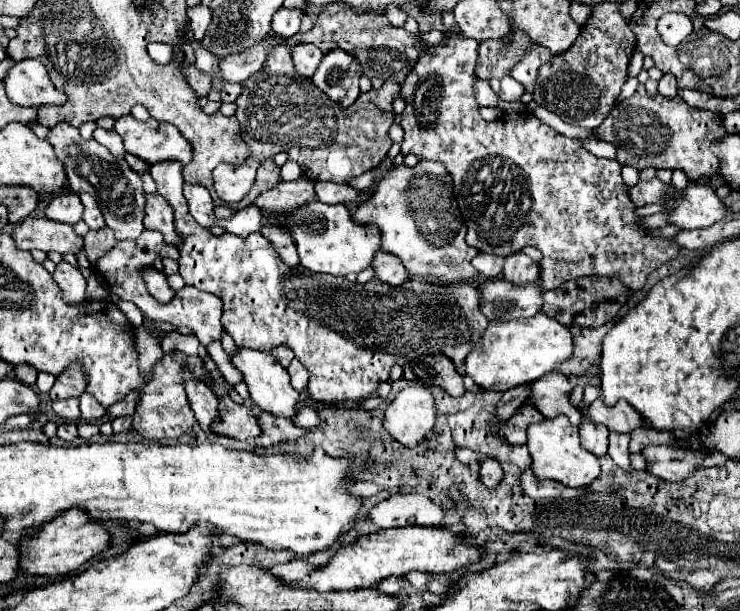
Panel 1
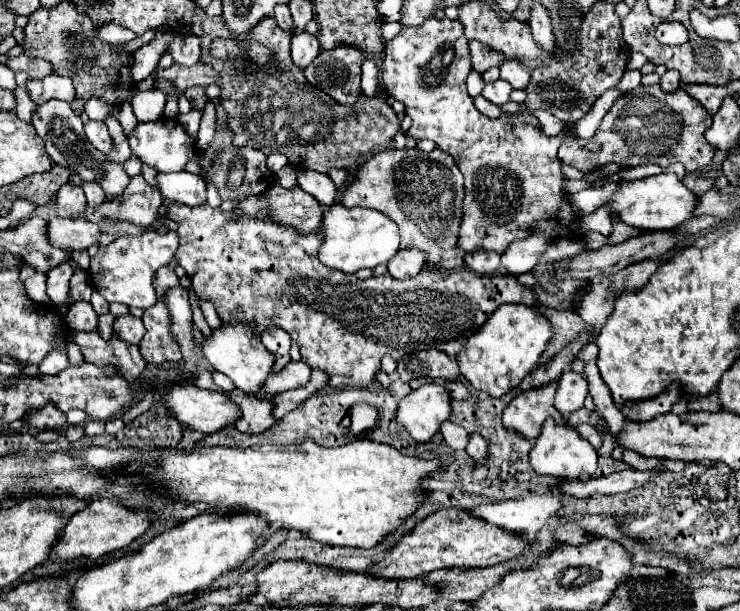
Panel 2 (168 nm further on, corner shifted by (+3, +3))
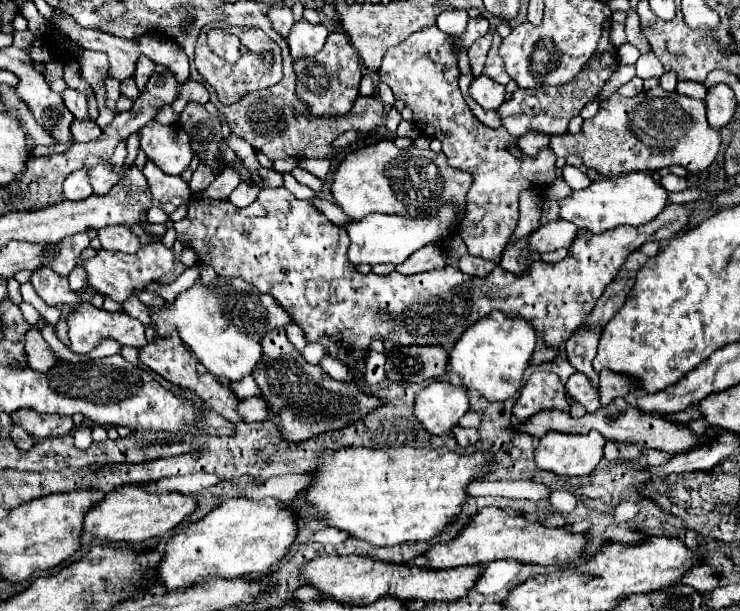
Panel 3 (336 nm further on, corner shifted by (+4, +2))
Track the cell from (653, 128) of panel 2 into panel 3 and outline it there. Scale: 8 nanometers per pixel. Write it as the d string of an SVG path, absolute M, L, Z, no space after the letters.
M656 86L652 90L642 90L632 98L622 94L610 96L600 104L594 118L584 120L578 134L552 136L550 148L558 158L566 158L570 154L580 156L586 168L596 168L606 178L628 174L632 170L654 172L672 164L680 164L688 172L696 174L714 162L720 150L720 132L708 126L704 100L666 92Z

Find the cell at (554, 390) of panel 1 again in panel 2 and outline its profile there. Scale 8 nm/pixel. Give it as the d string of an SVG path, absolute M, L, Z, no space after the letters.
M565 369L565 373L559 377L557 393L555 393L555 407L557 411L567 419L573 411L583 407L583 401L587 397L587 381L583 375Z

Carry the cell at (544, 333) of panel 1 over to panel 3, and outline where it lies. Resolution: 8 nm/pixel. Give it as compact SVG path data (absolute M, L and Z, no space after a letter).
M494 310L492 314L480 318L472 324L456 346L448 354L448 368L456 372L466 388L478 390L490 402L502 402L512 398L520 386L522 376L528 366L528 360L536 346L536 332L522 318L506 318L502 312Z

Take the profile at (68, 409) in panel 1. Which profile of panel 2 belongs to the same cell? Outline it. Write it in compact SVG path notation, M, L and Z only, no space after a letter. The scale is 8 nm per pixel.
M47 405L45 409L33 411L29 413L29 421L33 427L37 429L61 429L65 427L65 413L61 413L61 409L57 409L55 405Z

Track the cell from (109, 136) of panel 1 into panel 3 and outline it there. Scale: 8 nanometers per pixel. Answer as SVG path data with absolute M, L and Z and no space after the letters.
M74 120L70 126L70 134L72 134L74 142L90 142L90 140L96 140L102 134L102 130L98 128L96 122Z

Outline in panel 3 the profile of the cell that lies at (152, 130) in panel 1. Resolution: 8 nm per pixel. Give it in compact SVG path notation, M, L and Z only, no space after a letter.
M156 120L148 122L148 126L140 130L140 148L162 172L174 176L180 176L192 160L190 138L180 130L180 124L162 126Z

